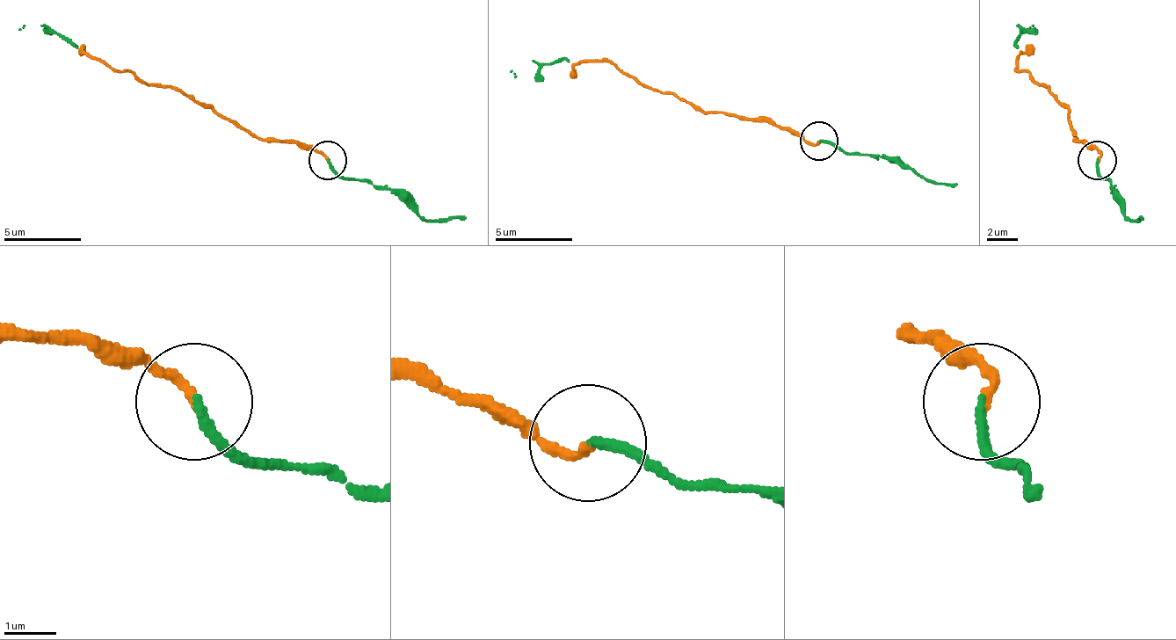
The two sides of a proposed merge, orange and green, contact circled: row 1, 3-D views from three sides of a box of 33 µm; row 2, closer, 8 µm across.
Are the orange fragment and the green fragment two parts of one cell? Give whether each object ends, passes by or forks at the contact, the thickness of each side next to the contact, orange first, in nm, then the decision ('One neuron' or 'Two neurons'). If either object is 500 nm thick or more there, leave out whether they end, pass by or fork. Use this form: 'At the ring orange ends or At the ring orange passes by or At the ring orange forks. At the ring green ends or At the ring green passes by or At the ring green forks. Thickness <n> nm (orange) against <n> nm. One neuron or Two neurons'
At the ring orange ends. At the ring green ends. Thickness 170 nm (orange) against 170 nm. One neuron

